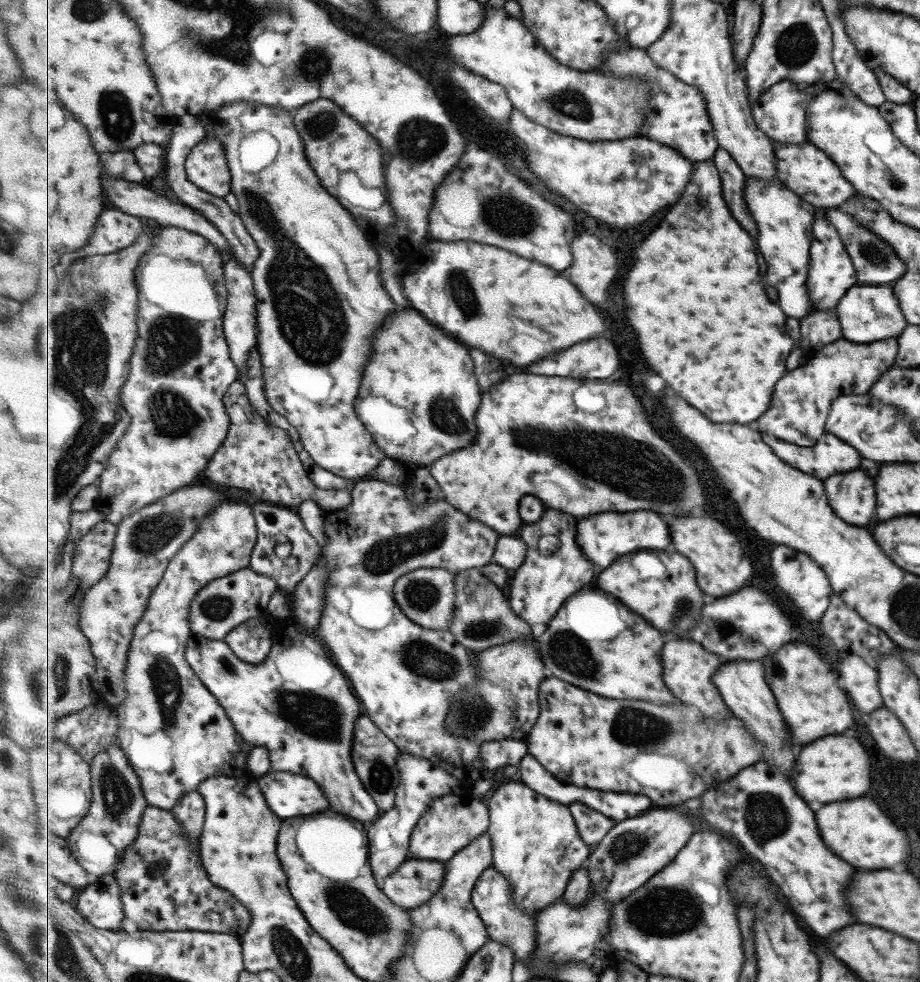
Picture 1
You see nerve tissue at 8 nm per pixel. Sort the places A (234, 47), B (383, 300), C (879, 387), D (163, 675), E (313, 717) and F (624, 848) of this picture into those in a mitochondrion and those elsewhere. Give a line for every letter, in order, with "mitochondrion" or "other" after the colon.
A: mitochondrion
B: other
C: other
D: mitochondrion
E: mitochondrion
F: mitochondrion

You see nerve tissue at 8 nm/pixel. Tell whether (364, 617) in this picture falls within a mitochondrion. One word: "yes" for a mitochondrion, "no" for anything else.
no

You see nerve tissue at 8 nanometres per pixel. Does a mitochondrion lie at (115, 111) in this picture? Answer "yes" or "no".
yes

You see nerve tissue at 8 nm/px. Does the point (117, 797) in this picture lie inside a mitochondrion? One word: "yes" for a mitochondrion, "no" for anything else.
yes

